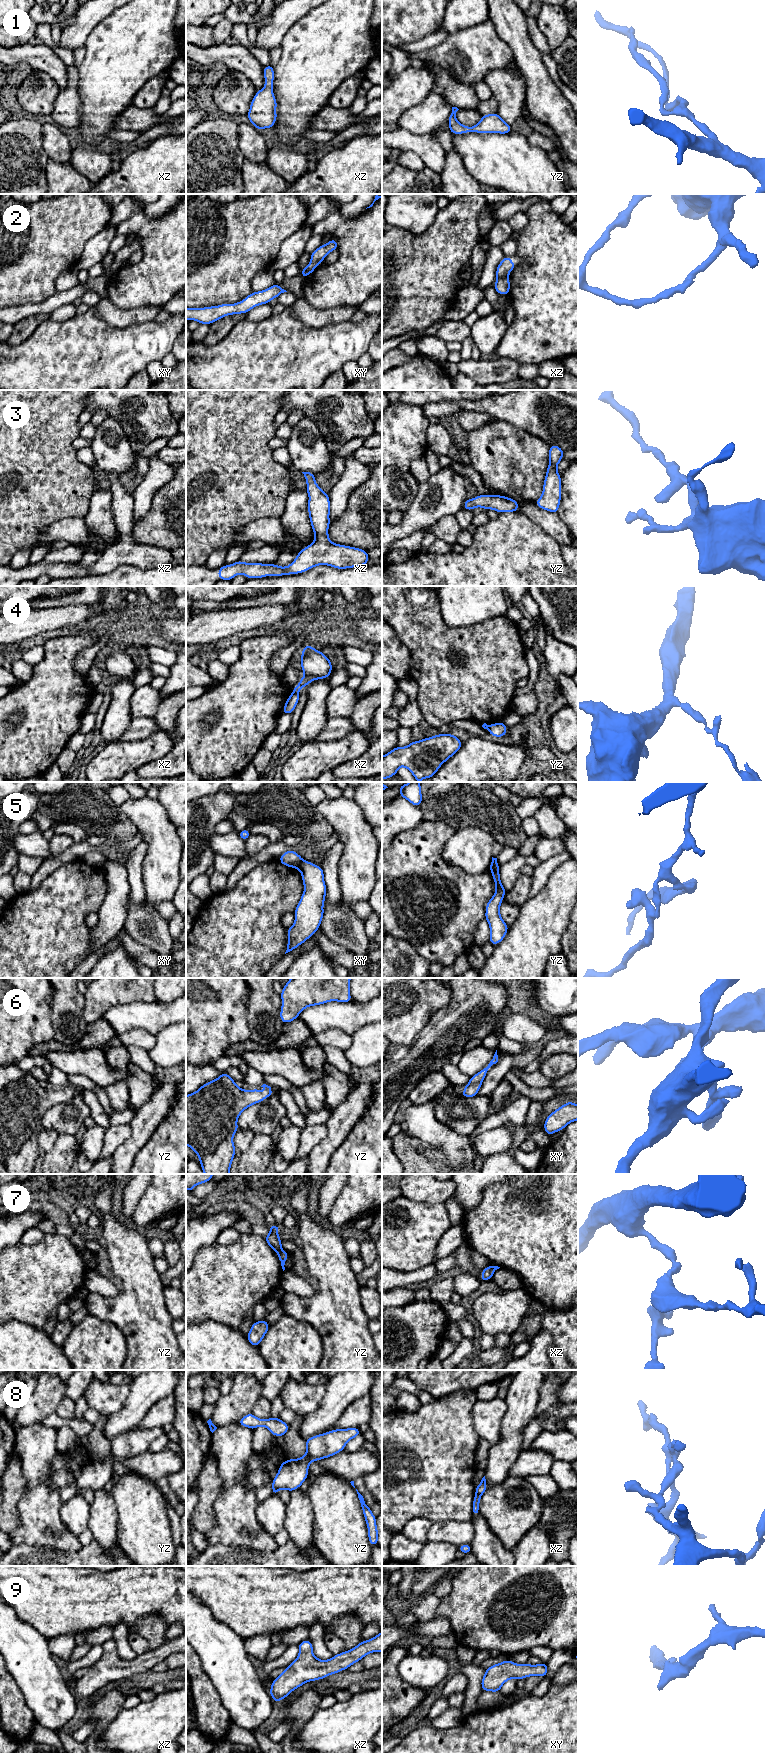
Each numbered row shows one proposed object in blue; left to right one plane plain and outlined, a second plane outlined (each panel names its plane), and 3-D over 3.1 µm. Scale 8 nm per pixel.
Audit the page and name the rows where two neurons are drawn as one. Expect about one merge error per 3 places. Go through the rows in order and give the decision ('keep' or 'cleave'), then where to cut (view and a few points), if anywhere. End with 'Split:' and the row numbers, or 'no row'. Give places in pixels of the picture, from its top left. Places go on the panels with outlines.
1: keep; no cut
2: cleave; cut in xz along (507, 275), (497, 278)
3: keep; no cut
4: cleave; cut in xz along (293, 691), (297, 693)
5: cleave; cut in xy along (303, 861), (298, 868)
6: keep; no cut
7: cleave; cut in yz along (281, 1249), (277, 1253)
8: cleave; cut in yz along (307, 1452), (312, 1460)
9: keep; no cut
Split: 2, 4, 5, 7, 8

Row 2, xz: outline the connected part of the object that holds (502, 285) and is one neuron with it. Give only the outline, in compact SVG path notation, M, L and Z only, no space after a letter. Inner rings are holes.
M508 276L503 278L497 278L493 287L495 288L498 294L507 296L510 291L510 280Z

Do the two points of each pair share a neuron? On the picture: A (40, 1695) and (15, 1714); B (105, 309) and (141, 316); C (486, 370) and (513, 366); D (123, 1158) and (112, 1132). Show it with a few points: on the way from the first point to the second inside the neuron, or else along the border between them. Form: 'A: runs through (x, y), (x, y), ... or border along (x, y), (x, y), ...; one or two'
A: border along (17, 1684), (36, 1721); two
B: runs through (114, 316), (132, 317); one
C: runs through (493, 370), (506, 369); one
D: border along (131, 1126), (131, 1135), (110, 1156); two

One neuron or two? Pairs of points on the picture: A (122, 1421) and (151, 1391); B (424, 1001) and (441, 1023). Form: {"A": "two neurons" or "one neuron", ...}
{"A": "one neuron", "B": "two neurons"}

